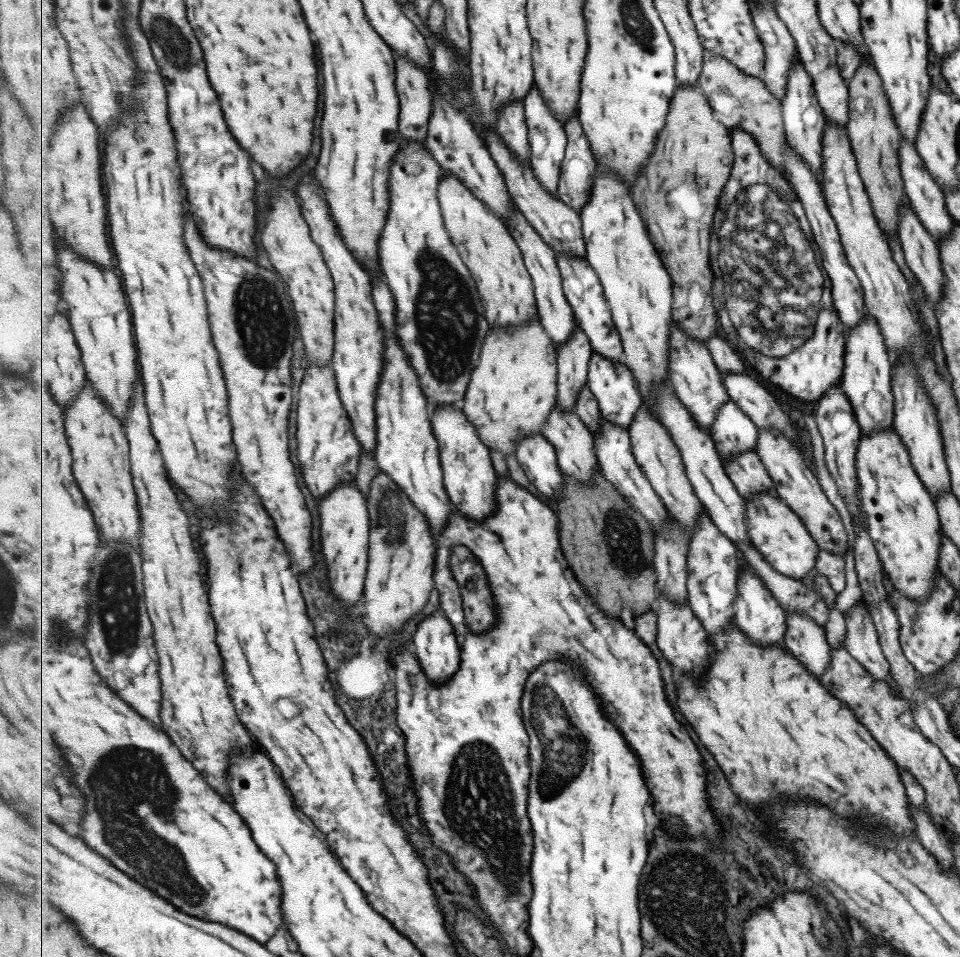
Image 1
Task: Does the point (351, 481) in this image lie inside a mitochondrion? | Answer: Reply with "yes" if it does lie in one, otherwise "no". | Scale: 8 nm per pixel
no

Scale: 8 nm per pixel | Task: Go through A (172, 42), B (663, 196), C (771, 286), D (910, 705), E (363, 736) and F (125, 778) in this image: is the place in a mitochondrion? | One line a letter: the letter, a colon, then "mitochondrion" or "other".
A: mitochondrion
B: mitochondrion
C: mitochondrion
D: other
E: other
F: mitochondrion

